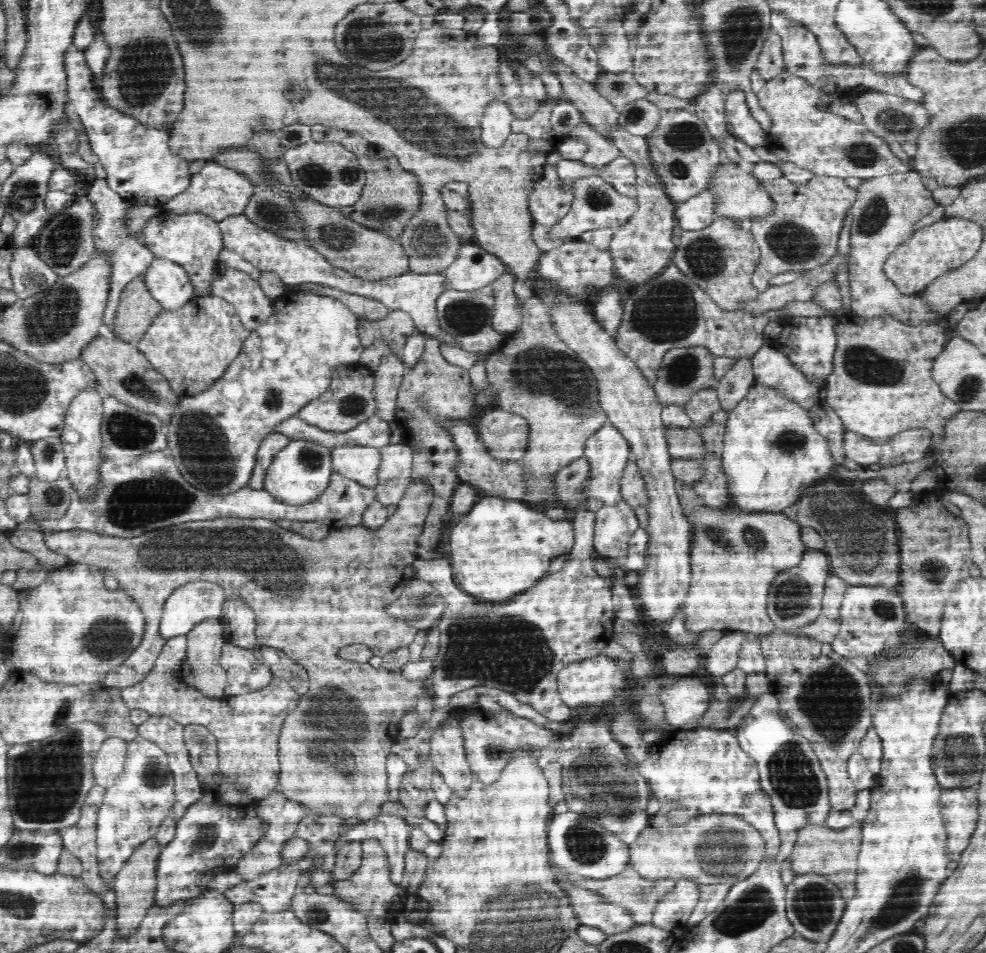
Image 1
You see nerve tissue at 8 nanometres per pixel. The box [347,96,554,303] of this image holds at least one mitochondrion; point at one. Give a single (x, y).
(426, 238)

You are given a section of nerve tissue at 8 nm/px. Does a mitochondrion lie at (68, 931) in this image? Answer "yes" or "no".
no

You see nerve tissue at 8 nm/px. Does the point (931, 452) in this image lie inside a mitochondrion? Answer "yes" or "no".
no

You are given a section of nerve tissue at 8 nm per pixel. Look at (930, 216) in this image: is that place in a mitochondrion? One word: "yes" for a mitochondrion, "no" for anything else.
no

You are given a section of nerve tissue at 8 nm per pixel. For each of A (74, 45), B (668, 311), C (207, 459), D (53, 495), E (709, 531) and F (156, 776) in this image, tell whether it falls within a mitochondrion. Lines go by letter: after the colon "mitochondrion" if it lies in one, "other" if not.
A: other
B: mitochondrion
C: mitochondrion
D: mitochondrion
E: mitochondrion
F: mitochondrion

